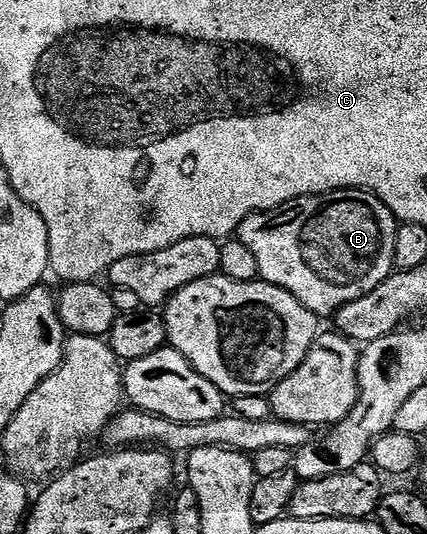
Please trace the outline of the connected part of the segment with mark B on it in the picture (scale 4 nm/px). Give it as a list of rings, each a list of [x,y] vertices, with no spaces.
[[[338,188],[336,192],[324,192],[318,196],[300,196],[283,206],[272,208],[266,212],[253,212],[240,224],[235,236],[236,239],[243,242],[243,246],[247,246],[247,250],[251,250],[251,254],[255,254],[255,258],[259,262],[260,279],[266,280],[268,284],[274,284],[283,290],[287,290],[314,316],[324,318],[324,316],[332,317],[347,302],[355,302],[359,298],[363,298],[363,294],[371,294],[371,290],[375,290],[375,286],[379,286],[385,279],[393,275],[395,271],[393,263],[395,258],[395,234],[398,227],[399,221],[397,217],[378,196],[359,188]]]

